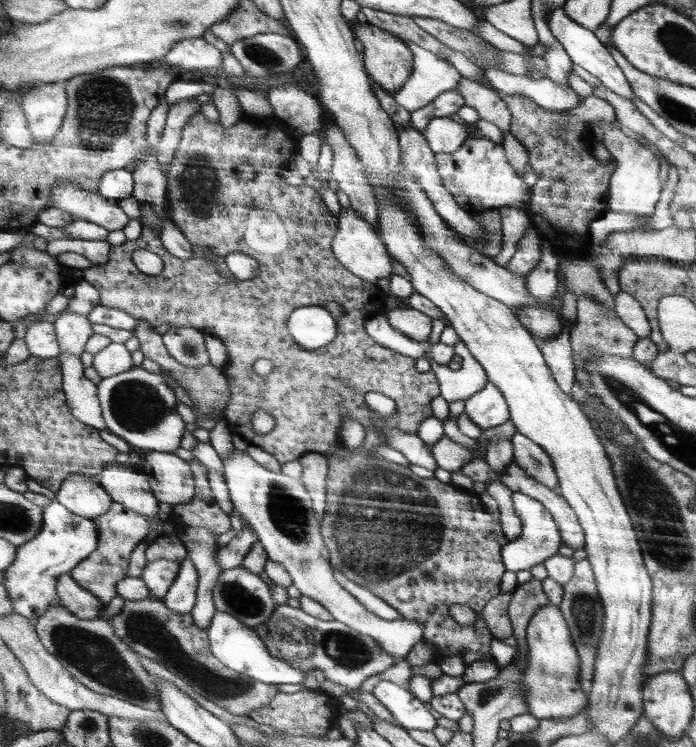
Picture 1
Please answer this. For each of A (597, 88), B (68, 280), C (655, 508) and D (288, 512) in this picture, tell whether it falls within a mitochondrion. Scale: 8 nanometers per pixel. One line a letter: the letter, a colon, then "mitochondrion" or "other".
A: other
B: other
C: mitochondrion
D: mitochondrion

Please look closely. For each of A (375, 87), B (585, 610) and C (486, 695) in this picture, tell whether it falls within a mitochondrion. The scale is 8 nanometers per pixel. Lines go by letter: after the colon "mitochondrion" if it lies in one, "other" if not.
A: other
B: mitochondrion
C: mitochondrion

